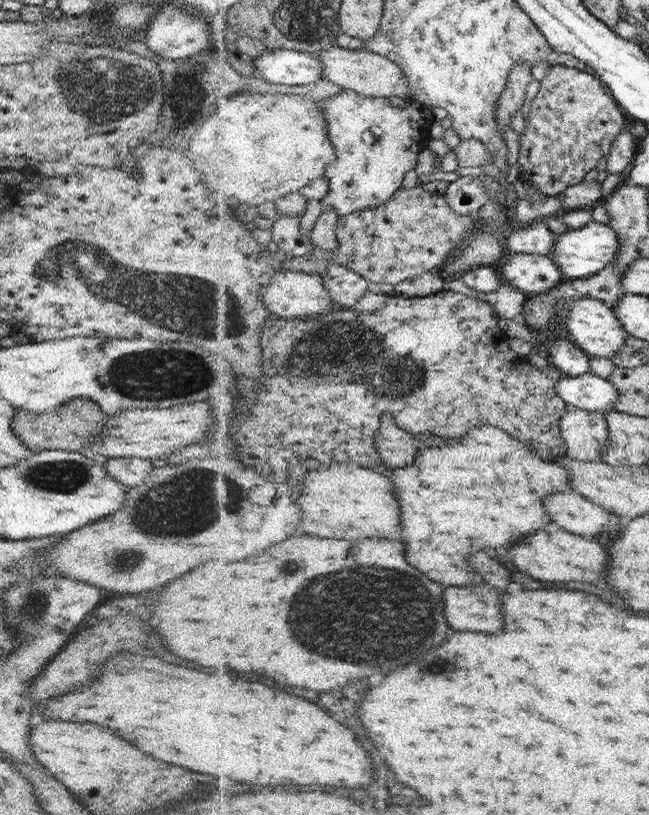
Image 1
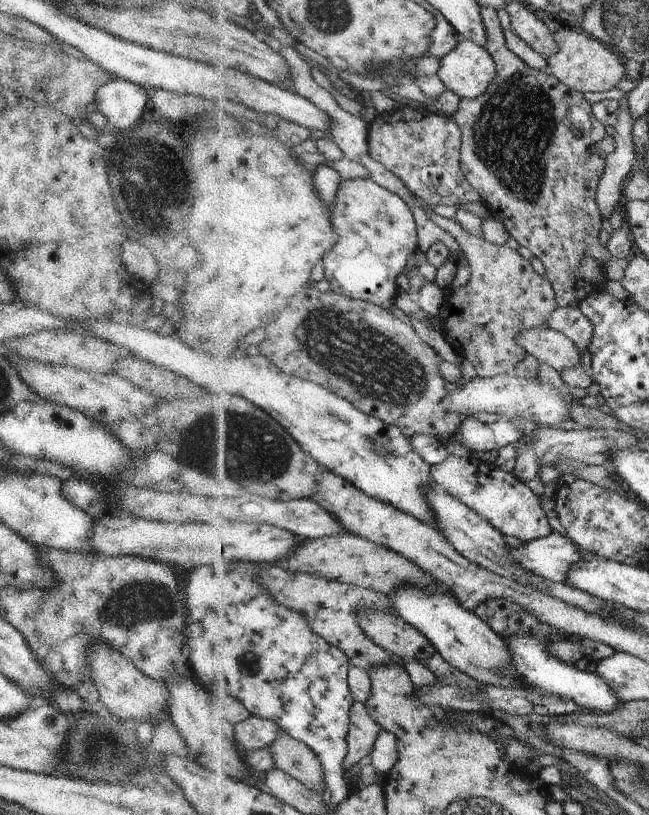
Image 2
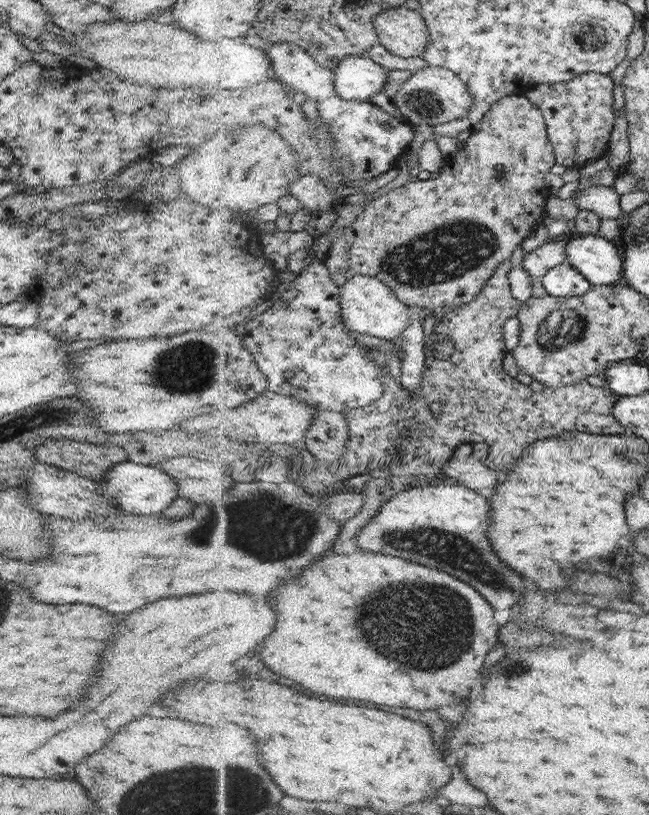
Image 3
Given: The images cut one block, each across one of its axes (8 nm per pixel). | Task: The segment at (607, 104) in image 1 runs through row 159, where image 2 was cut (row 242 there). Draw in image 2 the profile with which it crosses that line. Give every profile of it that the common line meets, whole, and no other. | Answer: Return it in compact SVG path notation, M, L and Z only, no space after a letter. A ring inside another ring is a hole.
M483 7L482 17L483 24L487 30L487 43L483 45L485 49L495 61L495 68L498 74L492 80L491 86L487 88L486 92L476 97L475 99L462 99L460 112L455 114L455 119L460 123L463 130L464 142L461 154L462 168L464 169L464 176L466 180L472 185L472 188L481 196L481 202L487 207L491 214L491 218L496 218L507 229L520 245L525 245L528 250L531 250L534 257L538 258L546 270L546 277L556 289L556 300L559 301L561 307L576 307L582 300L592 295L592 292L600 292L605 288L604 278L606 275L608 260L612 259L612 253L606 245L602 246L598 238L600 232L600 224L602 224L602 216L600 210L596 206L596 186L598 186L598 178L602 176L602 168L604 168L604 158L594 158L590 156L586 150L592 148L594 144L598 144L601 140L606 138L604 132L604 125L600 124L590 104L586 102L584 93L578 92L576 89L570 89L563 81L558 80L549 72L543 72L533 69L525 61L520 60L516 53L507 47L506 34L498 21L497 11L494 8Z

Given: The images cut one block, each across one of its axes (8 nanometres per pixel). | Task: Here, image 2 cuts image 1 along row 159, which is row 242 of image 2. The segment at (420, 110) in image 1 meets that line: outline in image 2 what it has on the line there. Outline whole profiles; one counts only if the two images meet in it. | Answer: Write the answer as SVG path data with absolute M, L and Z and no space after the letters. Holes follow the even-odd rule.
M372 176L355 177L344 179L333 217L338 242L324 259L331 290L396 310L396 298L402 291L398 278L407 272L412 256L420 249L419 224L411 205Z

